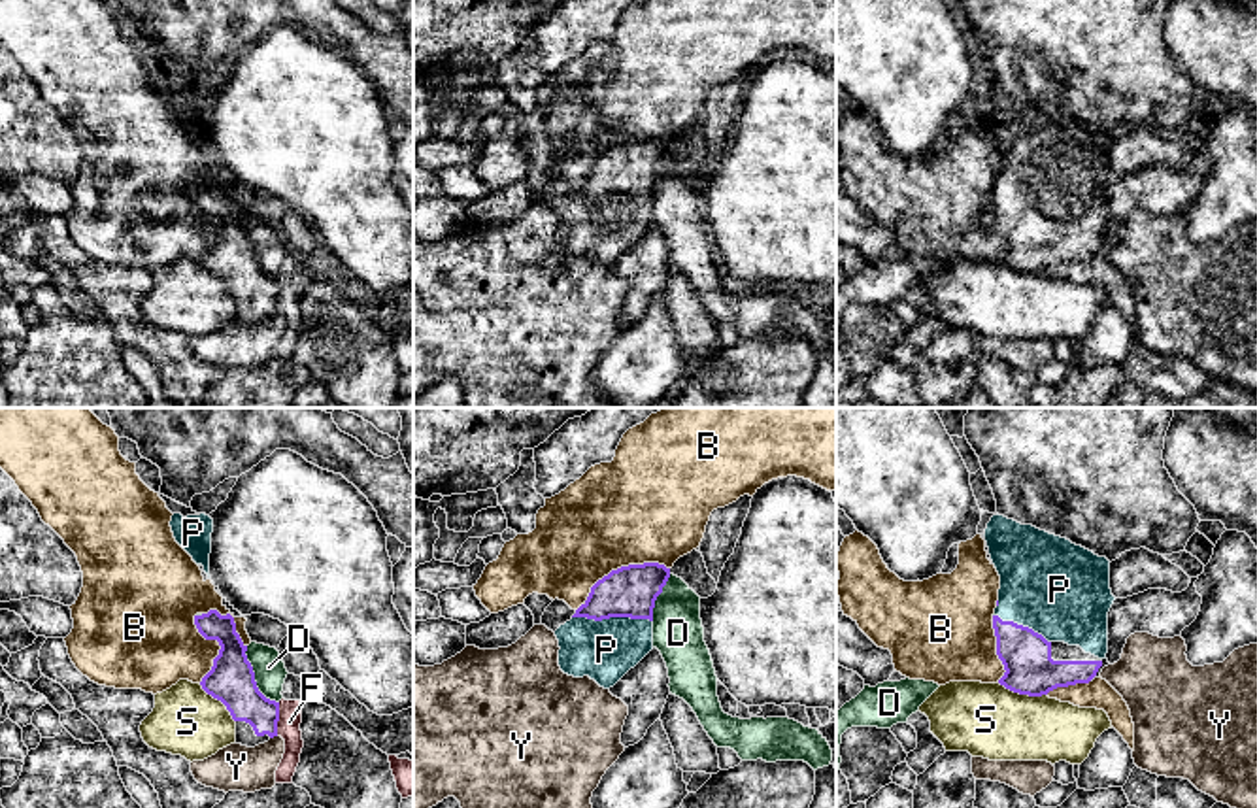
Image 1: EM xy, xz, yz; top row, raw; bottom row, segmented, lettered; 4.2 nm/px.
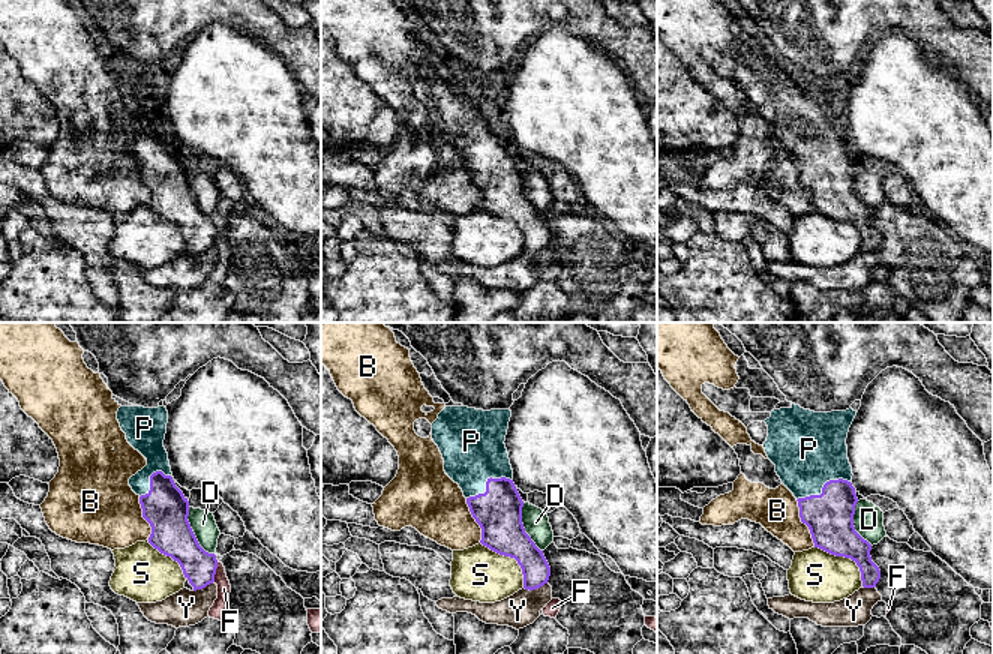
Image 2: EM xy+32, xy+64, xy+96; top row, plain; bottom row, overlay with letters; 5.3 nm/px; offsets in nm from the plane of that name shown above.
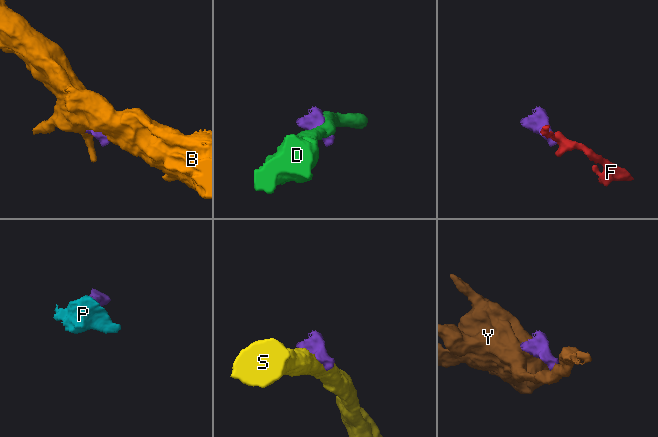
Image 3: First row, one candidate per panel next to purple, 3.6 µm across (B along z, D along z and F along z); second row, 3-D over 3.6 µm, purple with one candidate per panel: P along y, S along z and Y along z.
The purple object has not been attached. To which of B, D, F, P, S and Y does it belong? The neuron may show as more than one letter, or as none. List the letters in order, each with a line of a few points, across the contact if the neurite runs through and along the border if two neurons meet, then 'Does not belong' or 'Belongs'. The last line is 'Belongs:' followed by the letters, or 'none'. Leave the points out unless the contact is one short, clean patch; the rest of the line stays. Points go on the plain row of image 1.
B: Does not belong
D: Does not belong
F: Line: xy (280, 280), (276, 312). Does not belong
P: Belongs
S: Does not belong
Y: Does not belong
Belongs: P

